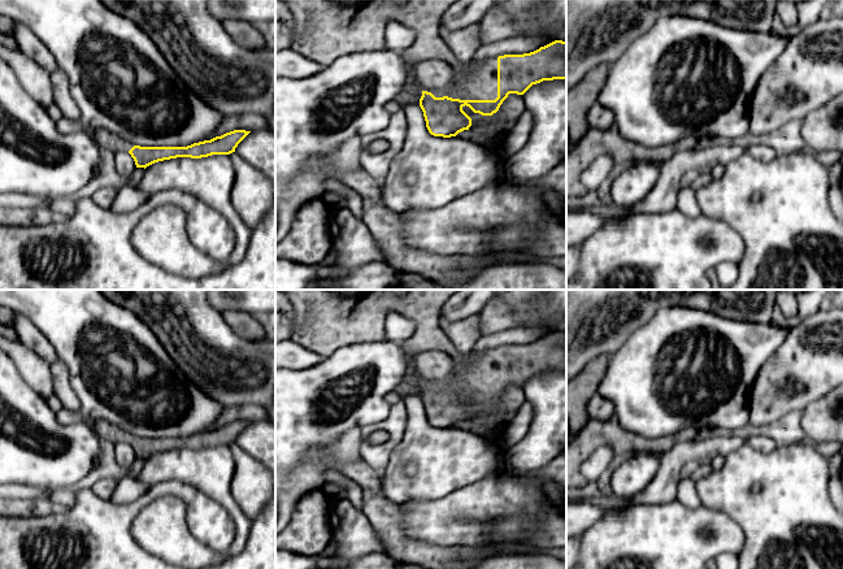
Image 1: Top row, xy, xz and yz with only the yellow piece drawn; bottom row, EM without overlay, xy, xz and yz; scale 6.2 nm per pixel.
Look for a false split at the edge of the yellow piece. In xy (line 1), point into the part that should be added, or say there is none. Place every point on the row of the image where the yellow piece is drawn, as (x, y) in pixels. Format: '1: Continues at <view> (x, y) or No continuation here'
1: Continues at xy (103, 139)

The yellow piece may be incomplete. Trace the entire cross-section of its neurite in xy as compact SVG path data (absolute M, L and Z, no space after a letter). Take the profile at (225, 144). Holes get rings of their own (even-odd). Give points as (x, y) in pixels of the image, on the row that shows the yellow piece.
M103 129L94 130L92 133L97 149L108 149L113 153L121 151L129 152L134 158L136 168L145 169L155 162L177 157L201 158L212 155L230 155L235 152L238 144L251 131L234 130L210 140L194 143L187 147L140 147Z

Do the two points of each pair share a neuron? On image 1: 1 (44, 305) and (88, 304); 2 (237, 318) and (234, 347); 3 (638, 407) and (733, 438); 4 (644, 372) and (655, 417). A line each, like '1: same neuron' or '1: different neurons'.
1: same neuron
2: different neurons
3: different neurons
4: same neuron

